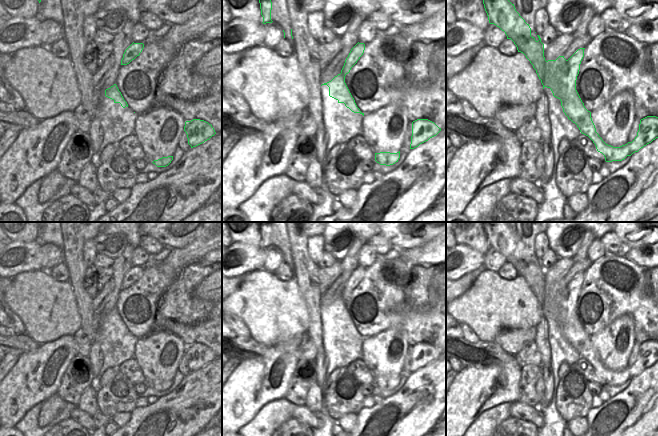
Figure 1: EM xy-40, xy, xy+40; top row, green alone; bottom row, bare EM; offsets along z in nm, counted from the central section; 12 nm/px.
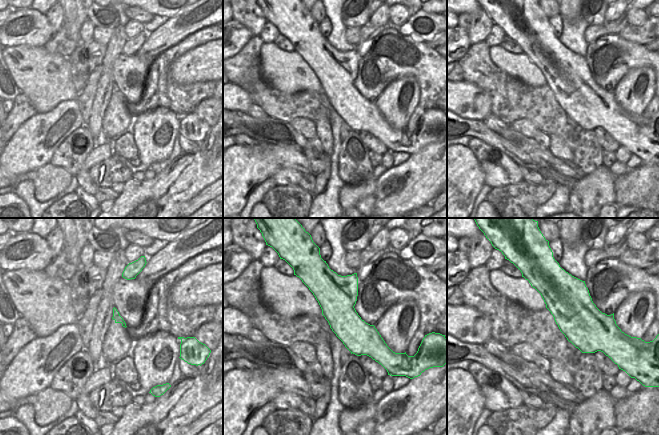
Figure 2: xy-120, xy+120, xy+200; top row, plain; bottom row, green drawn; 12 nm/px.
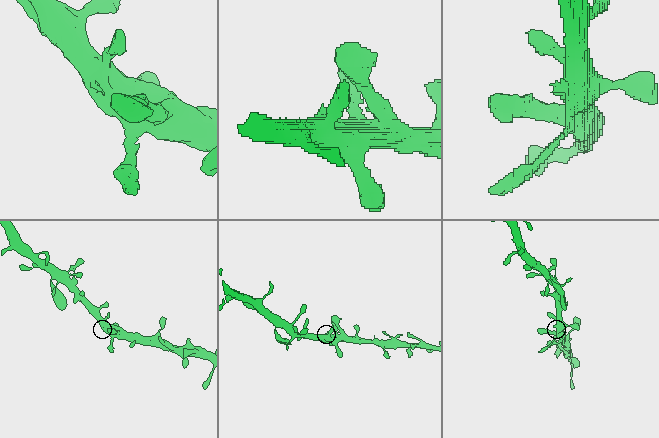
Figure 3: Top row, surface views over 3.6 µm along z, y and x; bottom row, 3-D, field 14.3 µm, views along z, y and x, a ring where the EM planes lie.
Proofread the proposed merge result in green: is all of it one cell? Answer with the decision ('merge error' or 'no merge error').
no merge error

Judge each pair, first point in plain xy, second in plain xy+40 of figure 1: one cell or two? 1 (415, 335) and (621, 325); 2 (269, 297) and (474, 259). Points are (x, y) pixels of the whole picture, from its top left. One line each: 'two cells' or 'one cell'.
1: two cells
2: two cells

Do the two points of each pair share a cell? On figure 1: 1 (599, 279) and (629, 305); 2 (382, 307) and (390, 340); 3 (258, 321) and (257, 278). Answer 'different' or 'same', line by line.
1: same
2: different
3: same

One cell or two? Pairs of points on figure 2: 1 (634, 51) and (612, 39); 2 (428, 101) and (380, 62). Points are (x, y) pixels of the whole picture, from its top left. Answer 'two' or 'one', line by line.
1: one
2: one

